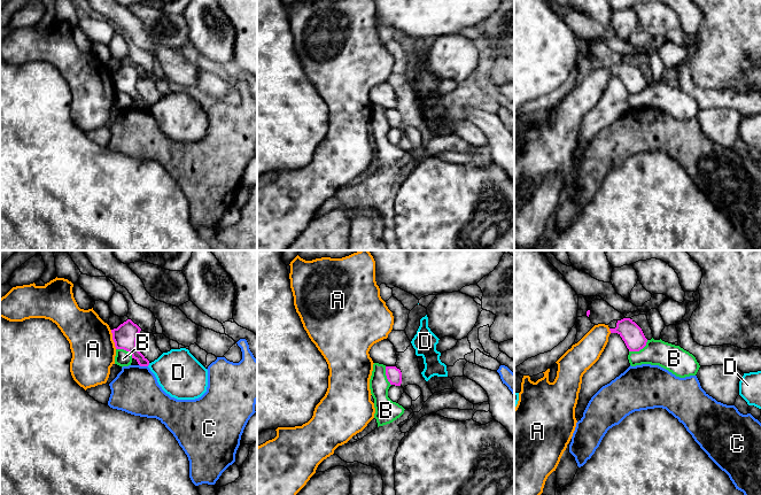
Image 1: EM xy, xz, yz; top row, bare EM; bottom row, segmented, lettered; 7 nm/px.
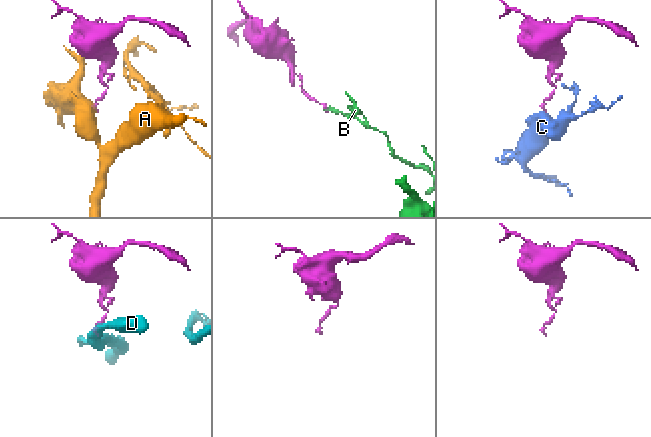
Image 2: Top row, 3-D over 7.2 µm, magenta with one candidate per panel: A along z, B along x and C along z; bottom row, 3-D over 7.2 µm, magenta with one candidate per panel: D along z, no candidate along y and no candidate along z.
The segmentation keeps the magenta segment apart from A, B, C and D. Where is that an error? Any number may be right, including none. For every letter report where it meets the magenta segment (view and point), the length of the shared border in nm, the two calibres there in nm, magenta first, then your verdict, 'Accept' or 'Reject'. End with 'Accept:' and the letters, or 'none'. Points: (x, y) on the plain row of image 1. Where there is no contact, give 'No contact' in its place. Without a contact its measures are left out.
A: Touches magenta at xy (113, 82). Shared border 140 nm. Thickness 170 nm (magenta) against 300 nm. Reject
B: Touches magenta at yz (639, 92). Shared border 160 nm. Thickness 150 nm (magenta) against 190 nm. Reject
C: Touches magenta at xy (144, 108). Shared border 70 nm. Thickness 170 nm (magenta) against 320 nm. Reject
D: Touches magenta at xy (148, 107). Shared border 30 nm. Thickness 160 nm (magenta) against 320 nm. Reject
Accept: none

